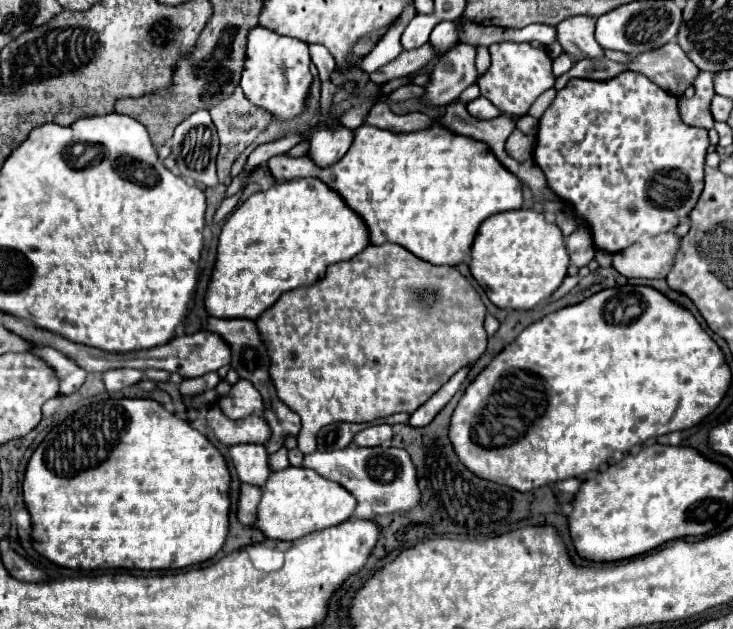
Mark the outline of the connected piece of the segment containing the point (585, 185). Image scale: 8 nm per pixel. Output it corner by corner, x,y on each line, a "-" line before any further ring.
620,74
620,78
612,78
612,82
588,82
588,80
570,80
566,88
562,88
554,102
548,106
548,110
542,116
542,136
540,136
540,126
538,126
538,134
536,134
536,150
534,150
534,162
538,164
538,168
544,172
546,182
550,186
550,190
566,200
568,204
572,204
572,208
576,210
578,218
582,218
592,234
594,246
598,250
606,250
610,254
616,254
624,248
628,248
632,242
636,242
640,236
648,234
648,236
658,236
662,232
670,232
674,230
682,220
688,218
690,210
696,206
700,192
704,188
704,158
706,158
706,150
708,150
710,142
708,142
708,132
700,130
700,128
692,128
688,124
682,122
680,114
678,114
678,98
668,94
666,90
660,90
660,86
656,86
654,82
648,82
648,78
640,76
640,74

